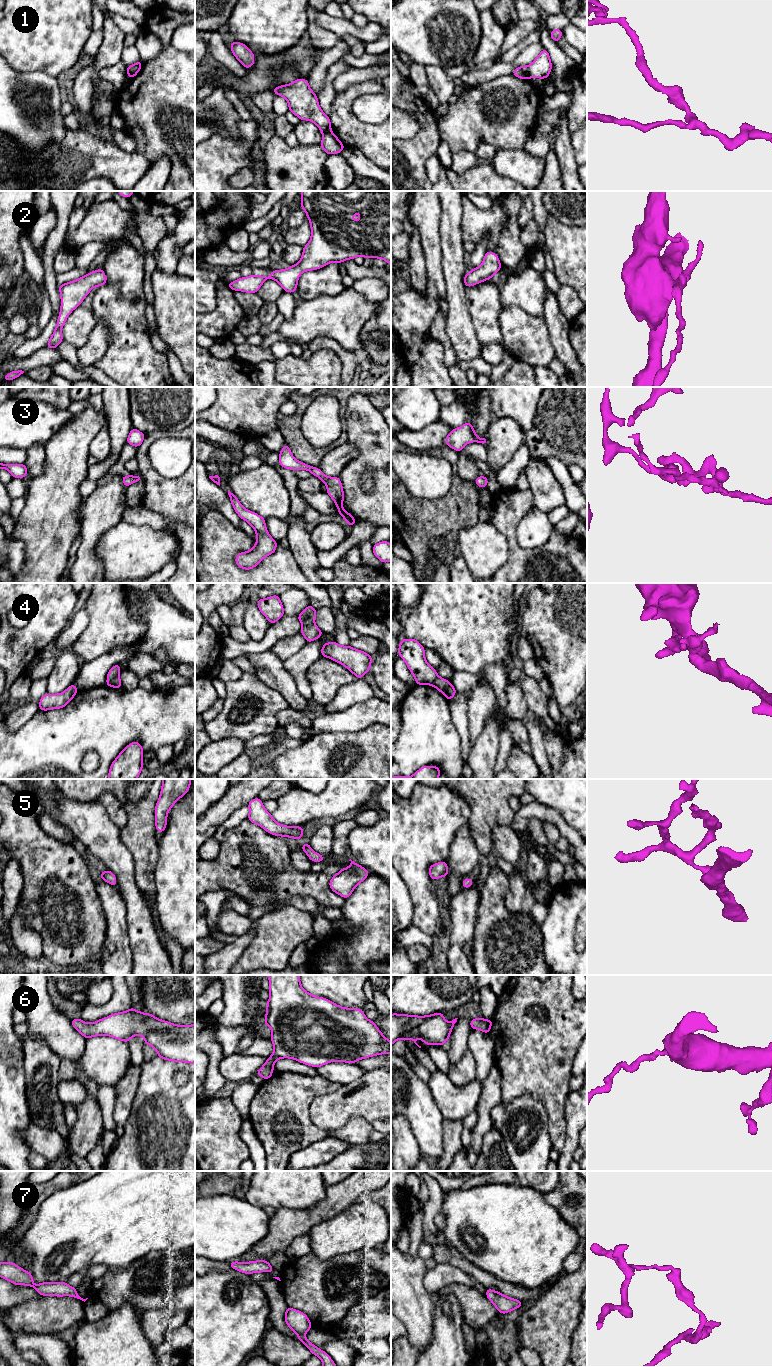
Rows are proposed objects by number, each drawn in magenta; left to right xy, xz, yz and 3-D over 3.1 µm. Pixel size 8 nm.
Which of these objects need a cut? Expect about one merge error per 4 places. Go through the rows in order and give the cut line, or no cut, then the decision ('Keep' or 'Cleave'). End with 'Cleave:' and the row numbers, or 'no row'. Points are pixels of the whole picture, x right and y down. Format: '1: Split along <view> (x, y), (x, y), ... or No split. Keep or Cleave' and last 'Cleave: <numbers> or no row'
1: Split along yz (527, 66), (529, 77). Cleave
2: No split. Keep
3: No split. Keep
4: Split along xy (118, 676), (107, 680). Cleave
5: No split. Keep
6: No split. Keep
7: No split. Keep
Cleave: 1, 4

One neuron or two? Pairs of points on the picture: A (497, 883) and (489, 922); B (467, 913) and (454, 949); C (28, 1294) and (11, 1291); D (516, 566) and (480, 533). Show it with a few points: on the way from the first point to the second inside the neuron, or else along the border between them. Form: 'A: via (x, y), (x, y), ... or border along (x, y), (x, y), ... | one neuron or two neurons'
A: via (493, 893), (492, 912) | one neuron
B: via (462, 922), (456, 940) | one neuron
C: via (24, 1293), (15, 1293) | one neuron
D: border along (504, 535), (507, 541), (508, 558), (495, 572) | two neurons

